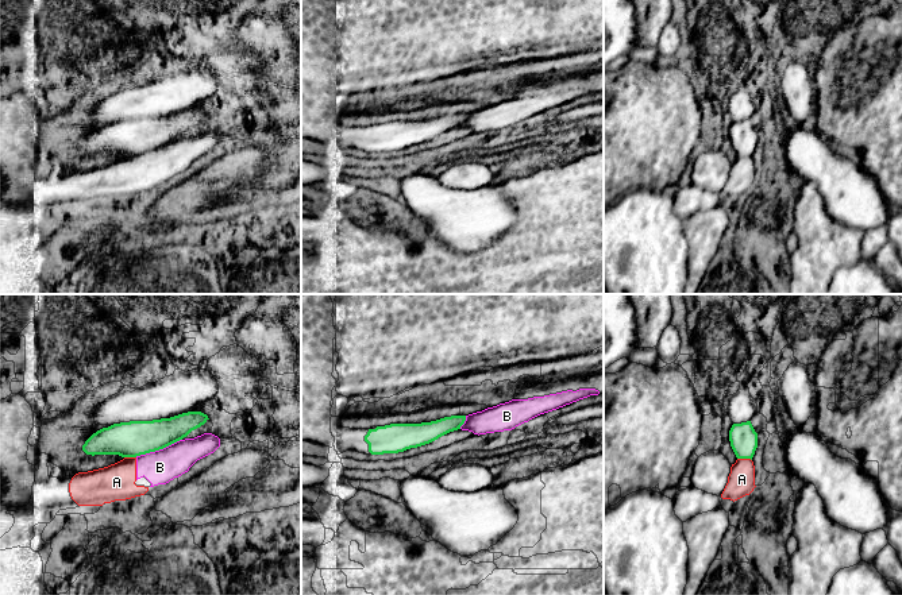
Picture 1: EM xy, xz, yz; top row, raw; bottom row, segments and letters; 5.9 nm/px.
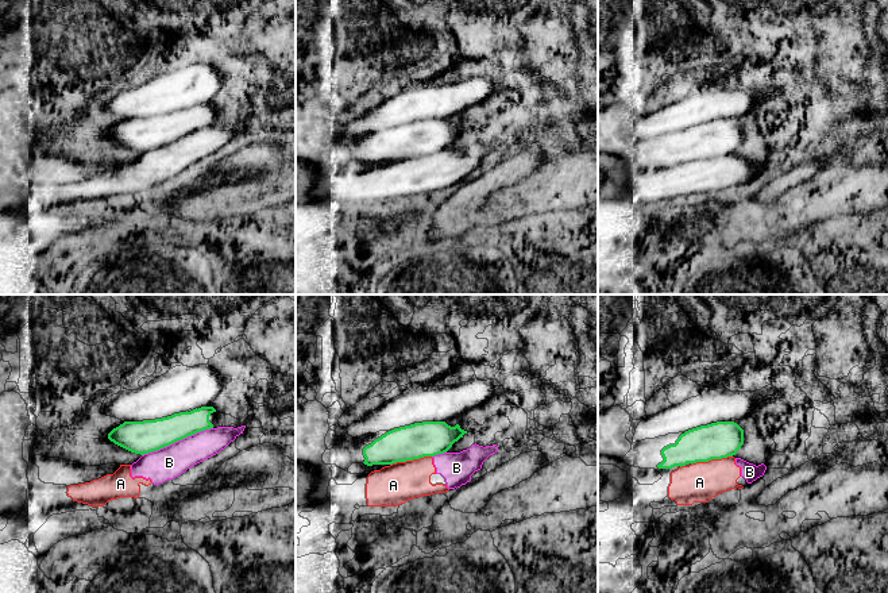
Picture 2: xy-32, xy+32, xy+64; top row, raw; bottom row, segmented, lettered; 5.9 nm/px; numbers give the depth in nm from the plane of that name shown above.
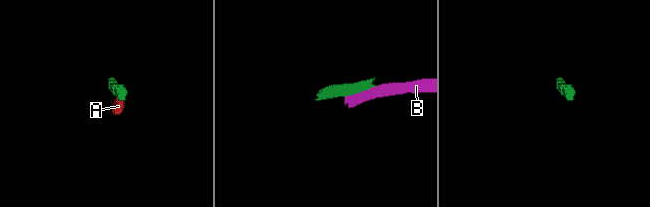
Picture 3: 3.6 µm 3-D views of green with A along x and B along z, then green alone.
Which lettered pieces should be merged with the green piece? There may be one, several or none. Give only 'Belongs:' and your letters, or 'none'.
Belongs: none

